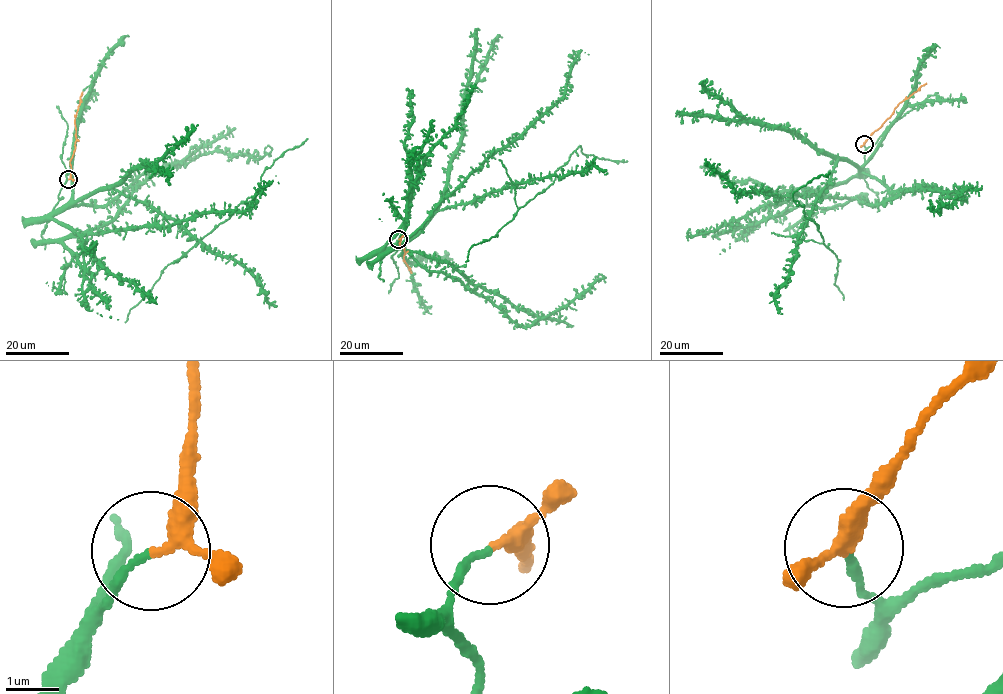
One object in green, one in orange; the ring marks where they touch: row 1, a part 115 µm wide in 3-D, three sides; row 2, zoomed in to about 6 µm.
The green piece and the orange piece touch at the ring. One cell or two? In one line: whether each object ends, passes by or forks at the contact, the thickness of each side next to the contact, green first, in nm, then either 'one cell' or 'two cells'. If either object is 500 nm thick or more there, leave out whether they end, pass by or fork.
green ends; orange passes by; calibres 140 and 240 nm; one cell

